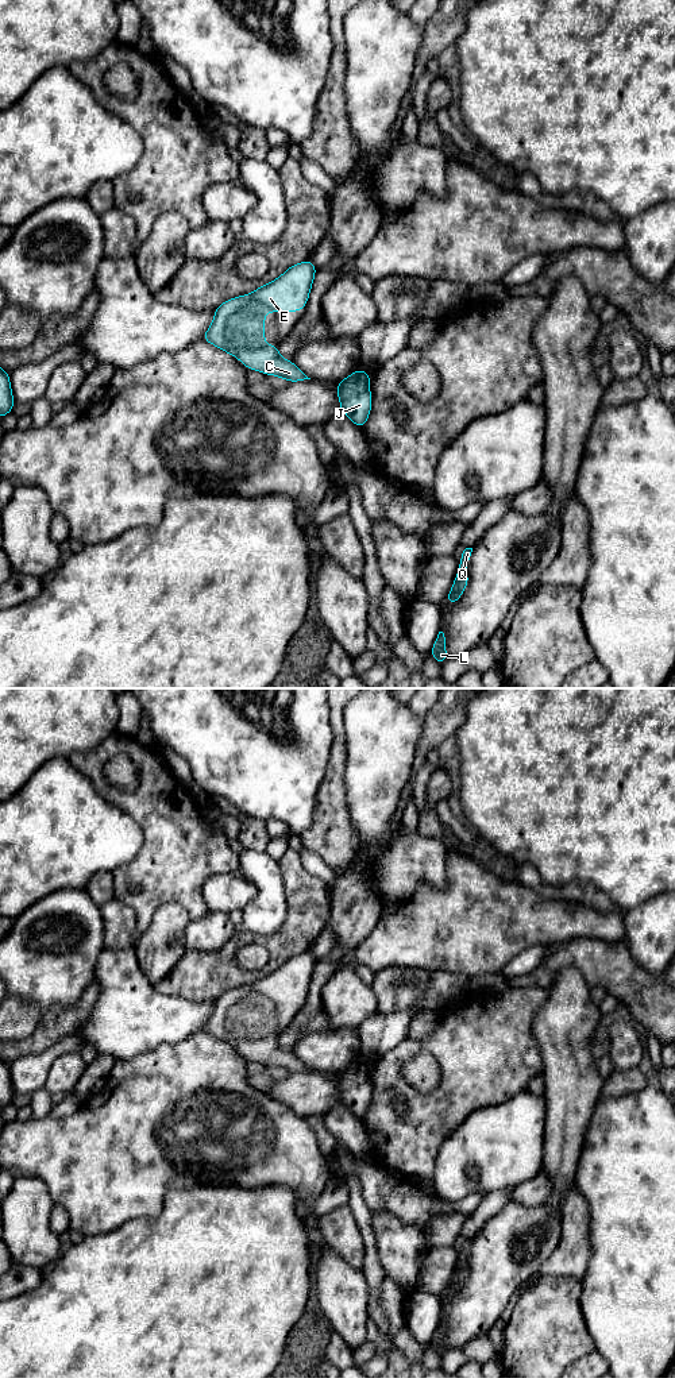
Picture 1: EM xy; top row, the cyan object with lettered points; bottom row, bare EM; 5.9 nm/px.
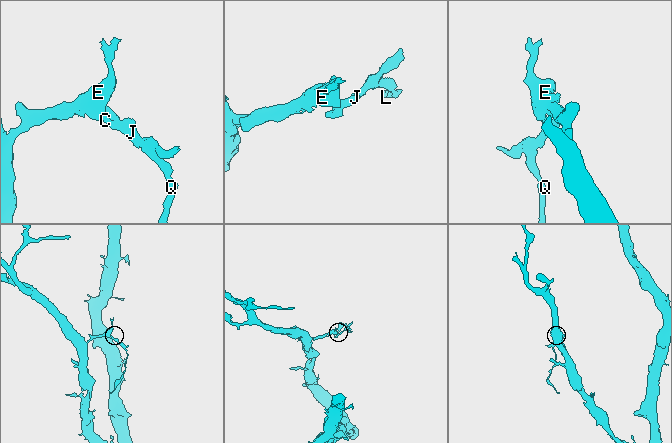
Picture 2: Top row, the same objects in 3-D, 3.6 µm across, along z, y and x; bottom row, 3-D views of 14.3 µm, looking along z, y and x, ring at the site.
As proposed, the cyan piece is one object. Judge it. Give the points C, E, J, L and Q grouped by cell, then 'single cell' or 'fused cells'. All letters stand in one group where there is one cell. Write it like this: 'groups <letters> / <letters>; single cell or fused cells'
groups C E J L Q; single cell

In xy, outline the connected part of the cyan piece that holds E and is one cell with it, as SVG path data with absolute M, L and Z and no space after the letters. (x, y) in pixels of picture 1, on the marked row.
M308 259L255 292L223 302L215 309L213 321L201 340L238 358L247 370L289 382L310 379L292 360L284 359L277 346L265 344L265 313L305 309L316 271Z

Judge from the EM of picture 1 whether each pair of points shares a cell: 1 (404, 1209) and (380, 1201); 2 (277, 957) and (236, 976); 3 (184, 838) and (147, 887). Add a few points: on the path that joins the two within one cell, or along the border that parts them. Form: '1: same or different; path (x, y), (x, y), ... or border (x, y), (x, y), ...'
1: same; path (398, 1204), (396, 1201), (385, 1201)
2: same; path (267, 968), (261, 973), (247, 976)
3: same; path (177, 850), (177, 856), (158, 875)

